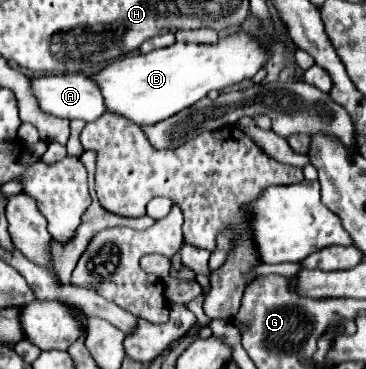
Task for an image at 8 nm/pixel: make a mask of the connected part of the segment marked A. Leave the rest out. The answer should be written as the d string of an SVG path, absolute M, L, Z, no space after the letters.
M50 74L40 78L30 78L30 86L32 86L32 94L36 94L40 110L46 110L52 116L68 118L68 120L80 118L84 122L92 122L106 112L98 86L90 82L84 74Z

